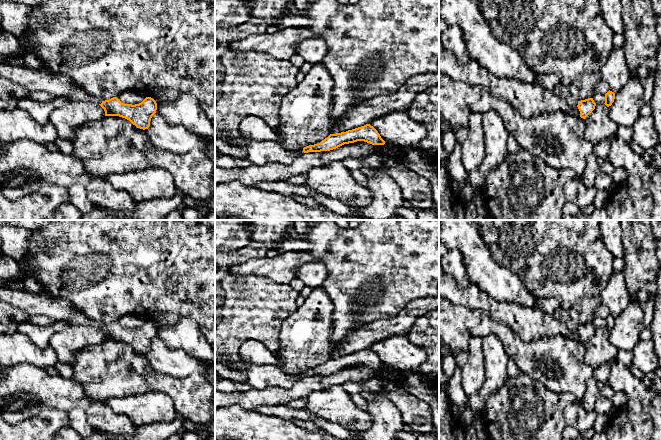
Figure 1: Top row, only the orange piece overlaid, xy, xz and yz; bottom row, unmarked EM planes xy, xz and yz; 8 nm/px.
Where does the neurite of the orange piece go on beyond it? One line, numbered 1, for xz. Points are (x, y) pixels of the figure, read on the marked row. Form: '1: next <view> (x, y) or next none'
1: next none

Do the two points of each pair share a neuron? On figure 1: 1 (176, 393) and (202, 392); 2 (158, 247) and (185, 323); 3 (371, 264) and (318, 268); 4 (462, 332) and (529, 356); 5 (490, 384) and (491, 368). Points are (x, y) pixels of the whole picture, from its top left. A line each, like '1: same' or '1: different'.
1: same
2: different
3: different
4: same
5: same

